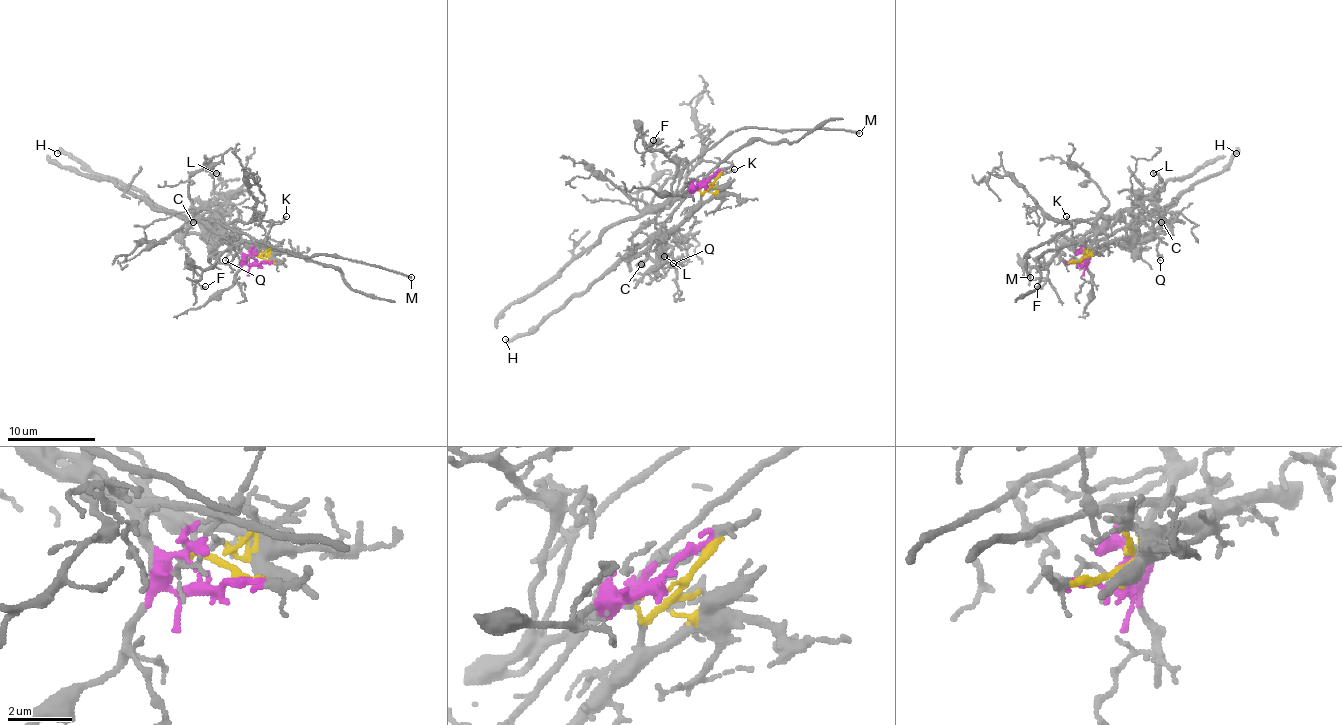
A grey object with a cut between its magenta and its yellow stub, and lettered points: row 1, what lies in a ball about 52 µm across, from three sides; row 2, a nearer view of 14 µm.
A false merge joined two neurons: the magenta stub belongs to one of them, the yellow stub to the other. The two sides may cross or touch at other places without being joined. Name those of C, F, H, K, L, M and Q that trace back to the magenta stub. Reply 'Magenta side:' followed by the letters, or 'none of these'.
Magenta side: F, K, M

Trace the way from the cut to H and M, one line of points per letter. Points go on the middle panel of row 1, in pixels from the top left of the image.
H: (708, 185), (700, 203), (660, 238), (630, 249), (527, 334), (505, 338)
M: (708, 185), (686, 189), (678, 198), (673, 196), (680, 172), (735, 130), (835, 128), (859, 133)

